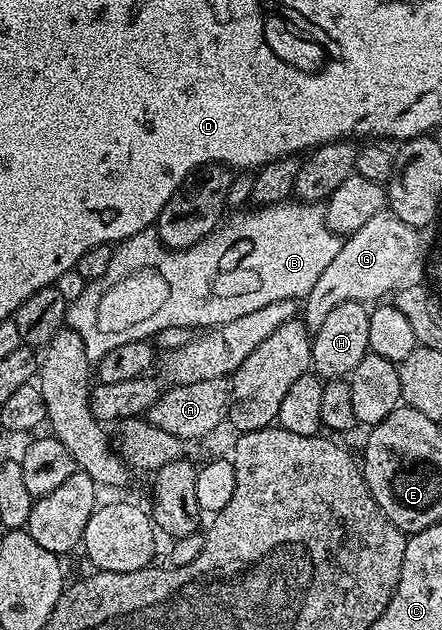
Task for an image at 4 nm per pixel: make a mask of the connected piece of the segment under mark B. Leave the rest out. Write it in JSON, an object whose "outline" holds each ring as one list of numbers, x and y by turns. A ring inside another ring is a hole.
{"outline":[[288,198,280,201,279,204,255,206,250,210,236,211,234,214,231,214,231,217,229,216,222,221,221,226,217,227,214,232,209,233,203,240,185,249,173,250,167,248,166,245,160,243,159,236,155,230,138,232,127,240,119,241,117,247,111,253,111,261,105,270,105,274,101,274,101,278,84,283,82,285,83,289,79,292,79,297,76,300,72,299,67,305,66,323,79,332,91,362,98,362,102,356,109,354,109,350,113,350,113,346,121,346,121,342,125,342,129,338,154,338,158,331,164,330,164,328,169,326,206,330,217,324,233,322,233,318,242,318,243,315,250,314,253,310,261,310,261,306,269,306,269,302,281,302,282,300,302,301,303,297,309,294,309,290,313,290,313,285,317,282,317,278,321,278,321,273,325,271,325,266,329,266,329,262,333,262,333,258,337,258,337,250,341,240,338,235,331,232,326,224,326,214,322,203,308,204,306,202,296,202,294,199]]}

